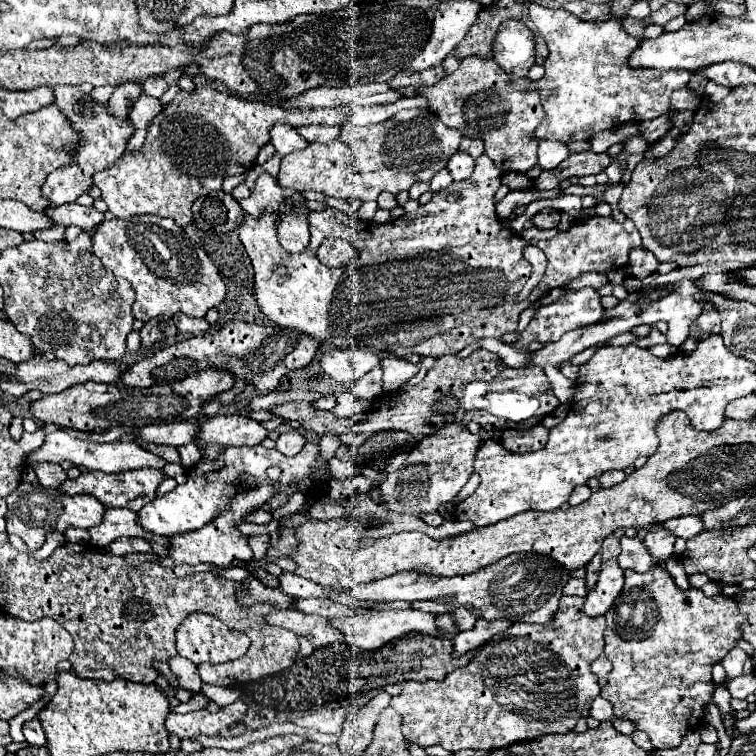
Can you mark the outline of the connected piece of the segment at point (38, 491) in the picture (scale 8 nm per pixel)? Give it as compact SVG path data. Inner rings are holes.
M20 483L6 499L8 515L6 515L6 531L18 535L30 549L40 549L46 535L52 531L66 531L68 527L90 529L100 525L104 517L104 505L90 495L64 495L58 489L44 489L42 485Z

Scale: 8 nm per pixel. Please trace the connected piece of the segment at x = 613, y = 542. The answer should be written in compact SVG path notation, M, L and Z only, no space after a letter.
M620 529L620 531L614 531L604 543L602 543L602 563L604 561L608 561L608 559L614 559L614 557L618 557L618 553L620 553L620 537L624 535L624 529Z

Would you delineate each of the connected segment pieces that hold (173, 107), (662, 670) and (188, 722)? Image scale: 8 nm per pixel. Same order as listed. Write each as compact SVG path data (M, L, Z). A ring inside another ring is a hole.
M196 87L194 91L178 91L178 95L150 121L148 135L142 145L142 149L134 153L124 153L112 167L100 171L94 175L94 185L100 189L100 197L106 201L108 211L118 219L128 219L134 215L160 215L160 217L172 217L176 225L184 227L192 221L192 203L198 197L208 195L210 191L222 189L222 183L226 177L242 175L246 173L258 151L268 143L270 129L276 123L290 125L294 129L302 125L342 125L350 117L350 107L314 107L314 109L296 109L296 107L278 107L268 105L260 101L248 101L238 99L228 93L220 93L212 87Z
M652 567L648 569L646 573L636 573L636 571L624 571L624 577L626 577L626 583L624 583L624 589L622 593L618 595L614 607L610 607L610 611L604 615L606 617L606 657L610 659L612 663L612 671L608 673L608 685L602 687L602 697L606 701L612 703L614 707L614 715L620 717L620 719L630 719L638 725L640 731L648 733L648 737L652 741L662 741L662 745L654 745L656 749L672 749L672 747L678 747L684 733L690 729L690 727L696 727L696 725L702 725L704 723L704 707L706 703L712 701L712 693L714 693L714 683L712 683L712 665L720 659L724 659L724 655L736 645L736 641L740 639L740 631L738 631L738 625L744 621L744 615L738 611L738 605L734 599L724 599L722 595L714 595L714 597L706 597L700 589L680 589L672 575L664 569L664 567Z
M242 697L234 701L232 705L222 707L218 713L210 713L206 709L190 711L190 713L170 713L166 719L166 729L170 735L178 735L182 741L190 739L196 741L196 737L216 737L220 731L230 729L234 723L242 721L248 707L252 703L252 697Z

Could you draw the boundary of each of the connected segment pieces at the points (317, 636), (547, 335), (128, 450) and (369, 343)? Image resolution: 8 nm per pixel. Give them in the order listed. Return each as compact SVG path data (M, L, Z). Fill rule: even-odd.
M292 607L270 611L266 615L266 621L270 625L290 629L296 635L310 639L314 647L324 647L334 641L344 641L344 635L340 633L340 629L330 625L330 619L320 617L320 615L308 615L298 609L292 609Z
M584 287L584 289L578 289L578 291L566 291L564 295L564 301L556 301L556 303L550 303L546 307L542 307L542 315L536 315L528 327L520 333L518 341L512 343L514 349L528 349L528 345L532 341L542 341L542 343L548 343L548 341L558 341L566 331L572 331L576 327L586 327L586 325L594 325L594 323L600 323L604 321L606 317L606 309L602 307L600 303L600 295L594 287Z
M64 431L48 433L46 439L44 439L44 445L42 445L40 449L34 449L32 453L28 453L28 459L24 459L26 465L44 463L44 461L52 461L52 463L72 461L74 465L84 465L86 469L98 469L98 471L106 471L106 473L120 473L120 471L132 471L132 469L144 469L144 467L164 469L164 465L166 465L166 461L164 461L162 457L150 453L148 449L142 449L140 445L136 445L136 443L132 443L132 441L94 443L94 441L74 439L74 437L66 435Z
M482 155L476 159L474 173L466 181L460 181L458 185L452 183L448 189L434 193L430 203L418 207L414 213L404 213L400 219L388 221L386 225L352 219L332 207L310 213L310 245L302 253L288 253L282 245L278 245L278 219L274 213L266 213L260 219L244 215L240 241L254 265L254 297L260 309L280 327L308 333L310 337L328 341L334 347L366 347L382 357L406 357L412 353L454 355L482 337L498 339L508 331L516 331L516 303L512 307L506 307L506 303L512 303L512 299L520 293L532 269L520 253L526 241L496 219L494 196L501 186L501 175L502 172L492 165L492 159ZM452 193L456 193L458 199L450 203L448 195ZM326 237L350 241L358 251L356 261L338 269L322 265L316 249ZM276 265L282 265L288 275L278 275L274 271Z

